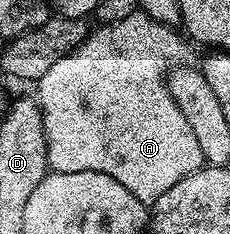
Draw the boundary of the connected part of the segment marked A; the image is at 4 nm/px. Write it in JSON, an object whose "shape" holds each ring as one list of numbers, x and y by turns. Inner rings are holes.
{"shape":[[113,25,92,28,72,53,65,55,65,59,57,59,37,82,37,100,45,123,47,163,57,173,97,171,109,175,109,179,117,179,129,195,144,203,153,203,161,199,173,183,181,183,185,175,193,175,204,164,193,127,185,123,185,115,177,103,173,103,165,80,169,69,167,61,180,60,184,38,179,38,171,29,163,29,160,38,152,41,139,37,135,42,123,42,115,41,115,33,117,29]]}

